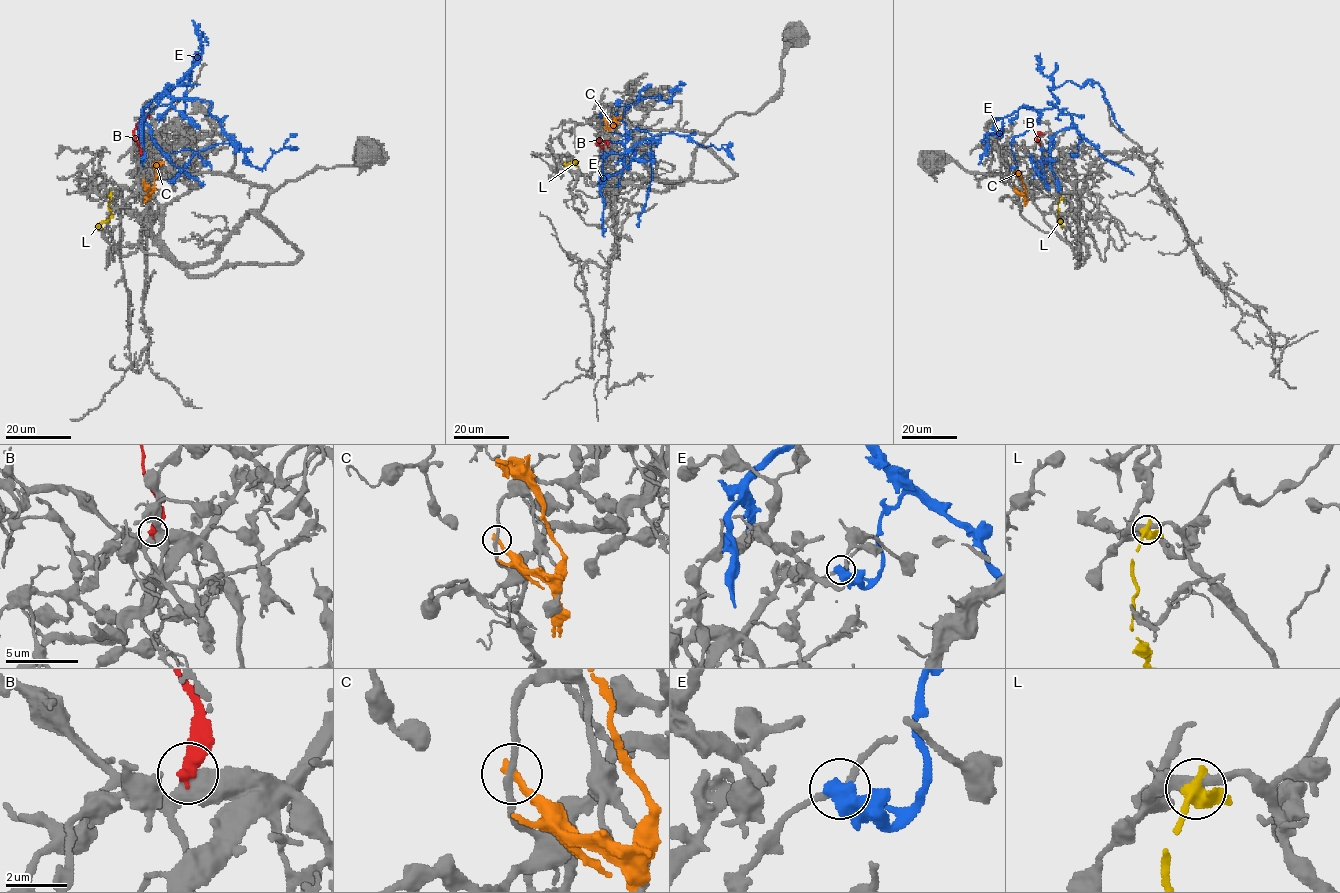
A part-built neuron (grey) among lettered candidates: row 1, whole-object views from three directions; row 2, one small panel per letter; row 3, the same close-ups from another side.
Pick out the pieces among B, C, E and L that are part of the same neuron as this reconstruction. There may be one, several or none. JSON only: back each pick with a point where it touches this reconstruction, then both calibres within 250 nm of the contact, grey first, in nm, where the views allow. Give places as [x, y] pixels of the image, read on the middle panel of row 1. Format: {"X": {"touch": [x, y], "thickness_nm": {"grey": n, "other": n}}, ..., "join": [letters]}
{"join": []}

